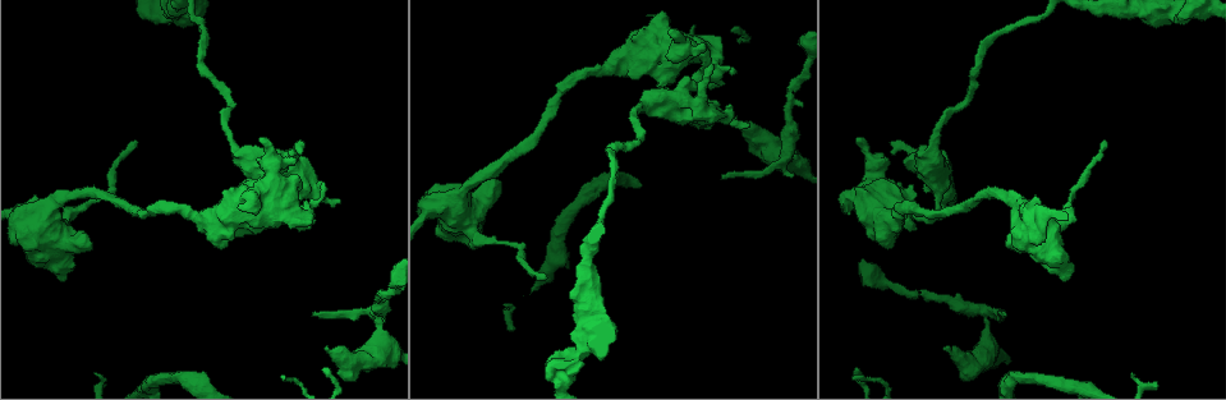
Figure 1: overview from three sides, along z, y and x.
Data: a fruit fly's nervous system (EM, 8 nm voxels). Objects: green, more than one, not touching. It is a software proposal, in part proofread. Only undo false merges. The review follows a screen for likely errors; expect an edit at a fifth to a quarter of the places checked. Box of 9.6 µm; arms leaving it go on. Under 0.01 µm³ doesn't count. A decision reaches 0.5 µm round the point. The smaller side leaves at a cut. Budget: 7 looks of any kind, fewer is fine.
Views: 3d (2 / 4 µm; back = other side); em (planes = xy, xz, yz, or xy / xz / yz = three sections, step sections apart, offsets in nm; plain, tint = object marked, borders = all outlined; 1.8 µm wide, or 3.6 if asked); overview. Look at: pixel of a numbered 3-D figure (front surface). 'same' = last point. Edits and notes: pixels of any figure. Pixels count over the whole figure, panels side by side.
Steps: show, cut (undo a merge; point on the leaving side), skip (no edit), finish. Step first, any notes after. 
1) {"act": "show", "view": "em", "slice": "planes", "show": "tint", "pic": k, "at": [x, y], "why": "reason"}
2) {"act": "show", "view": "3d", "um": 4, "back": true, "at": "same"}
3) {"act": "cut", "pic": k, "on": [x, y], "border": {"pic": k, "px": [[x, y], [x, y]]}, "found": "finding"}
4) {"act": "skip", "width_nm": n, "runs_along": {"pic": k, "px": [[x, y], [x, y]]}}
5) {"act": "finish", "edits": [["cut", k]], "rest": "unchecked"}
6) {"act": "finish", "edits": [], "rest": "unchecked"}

{"act": "show", "view": "em", "um": 3.6, "slice": "xy", "step": 4, "show": "tint", "pic": 1, "at": [586, 347], "why": "a fork"}

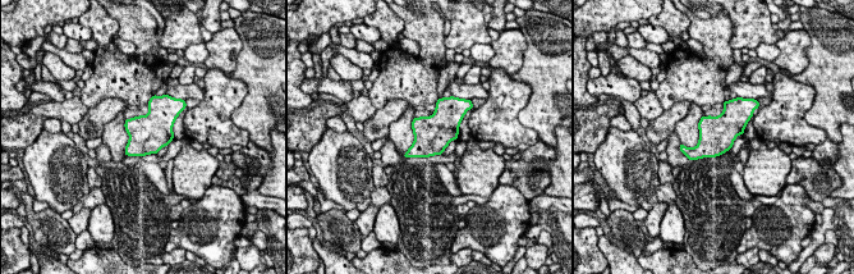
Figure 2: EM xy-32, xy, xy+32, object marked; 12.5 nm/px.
{"act": "show", "view": "em", "um": 3.6, "slice": "planes", "show": "tint", "at": "same"}

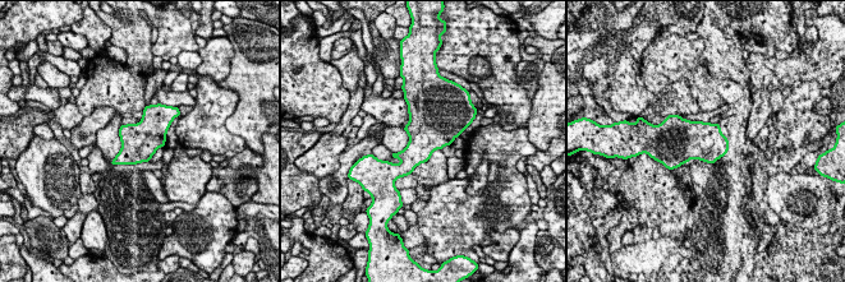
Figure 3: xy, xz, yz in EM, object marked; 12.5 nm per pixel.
{"act": "skip", "width_nm": 460, "found": "all the same neuron"}

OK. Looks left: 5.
{"act": "show", "view": "3d", "um": 4, "pic": 1, "at": [45, 241], "why": "abrupt turn"}

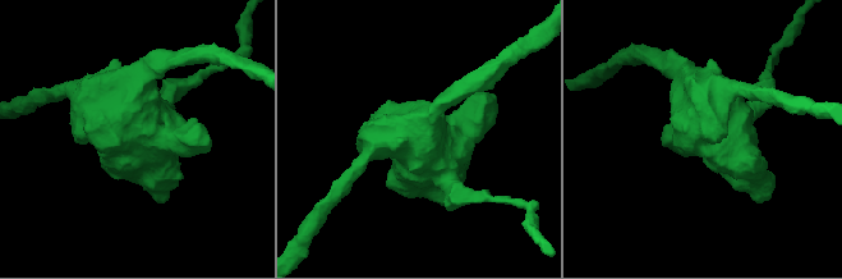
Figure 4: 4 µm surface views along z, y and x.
{"act": "show", "view": "em", "um": 3.6, "slice": "xz", "step": 4, "show": "tint", "pic": 4, "at": [138, 133], "why": "need the tissue"}

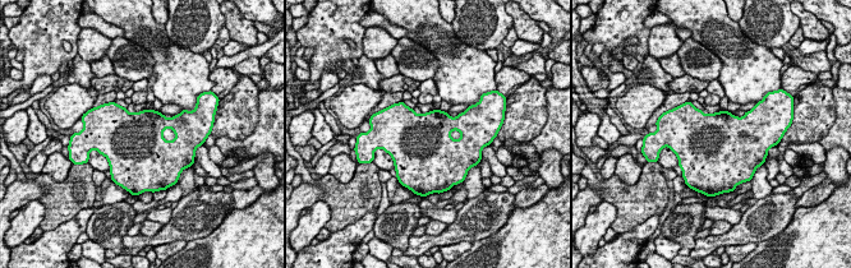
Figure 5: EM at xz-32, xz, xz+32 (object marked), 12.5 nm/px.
{"act": "show", "view": "em", "um": 3.6, "slice": "planes", "show": "tint", "at": "same"}

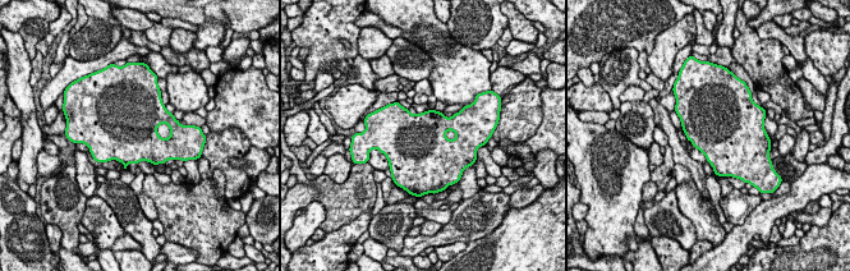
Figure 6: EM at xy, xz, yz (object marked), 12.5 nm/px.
{"act": "skip", "width_nm": 750, "found": "one neuron here"}

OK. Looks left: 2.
{"act": "show", "view": "em", "um": 3.6, "slice": "xz", "step": 8, "show": "tint", "pic": 1, "at": [966, 363], "why": "calibre changes"}

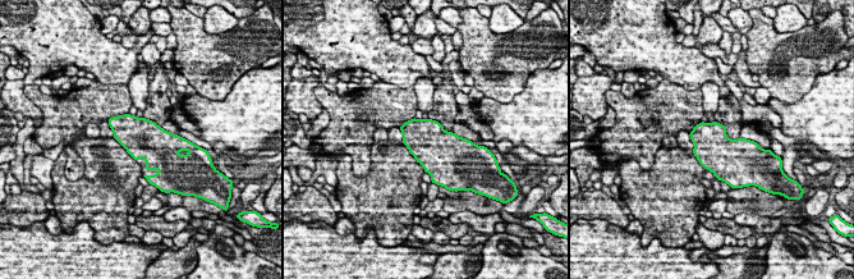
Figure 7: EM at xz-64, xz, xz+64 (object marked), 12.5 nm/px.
{"act": "show", "view": "em", "um": 3.6, "slice": "planes", "show": "tint", "at": "same"}

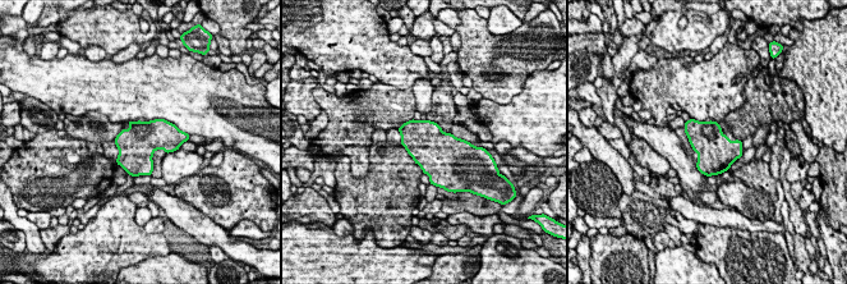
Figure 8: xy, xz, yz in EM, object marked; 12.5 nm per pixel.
{"act": "skip", "found": "one neuron here"}

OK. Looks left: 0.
{"act": "finish", "edits": [], "rest": "unchecked"}

